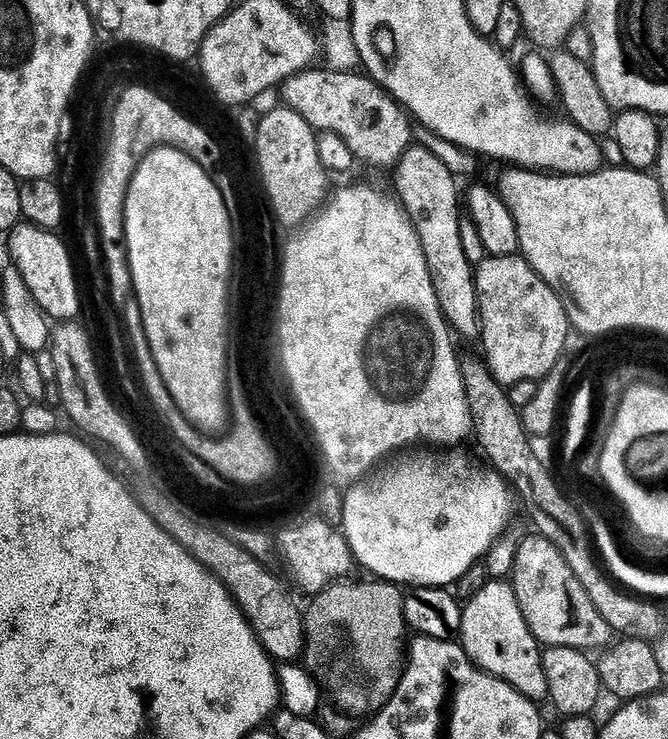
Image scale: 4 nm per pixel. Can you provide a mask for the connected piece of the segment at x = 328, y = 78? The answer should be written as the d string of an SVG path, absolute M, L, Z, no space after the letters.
M324 66L305 68L283 81L283 107L302 114L317 133L338 134L350 150L354 150L361 165L374 164L391 169L400 163L407 148L413 147L412 124L409 113L379 83L359 71L334 72Z

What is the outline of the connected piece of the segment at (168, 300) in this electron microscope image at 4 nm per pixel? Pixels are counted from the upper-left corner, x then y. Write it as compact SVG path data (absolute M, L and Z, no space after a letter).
M156 146L145 160L139 161L131 184L128 187L128 196L124 208L124 236L123 243L126 245L128 265L132 268L132 287L134 299L140 304L141 318L144 332L148 337L149 350L152 352L154 362L161 372L166 387L169 388L174 402L179 409L189 411L196 421L207 420L205 428L221 429L223 423L221 406L226 405L224 400L224 343L219 338L212 340L195 340L194 332L212 332L219 334L224 329L224 280L228 280L228 224L224 222L224 210L221 208L220 197L216 196L214 181L198 161L191 159L188 153L173 146Z

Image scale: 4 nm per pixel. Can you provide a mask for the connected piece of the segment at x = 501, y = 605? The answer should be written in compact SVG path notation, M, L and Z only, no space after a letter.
M496 580L478 589L476 597L469 604L465 603L463 610L458 640L468 659L482 671L514 686L514 690L521 692L527 700L547 701L548 683L544 673L542 646L534 638L526 618L522 618L522 610L511 583L504 581L503 584Z

